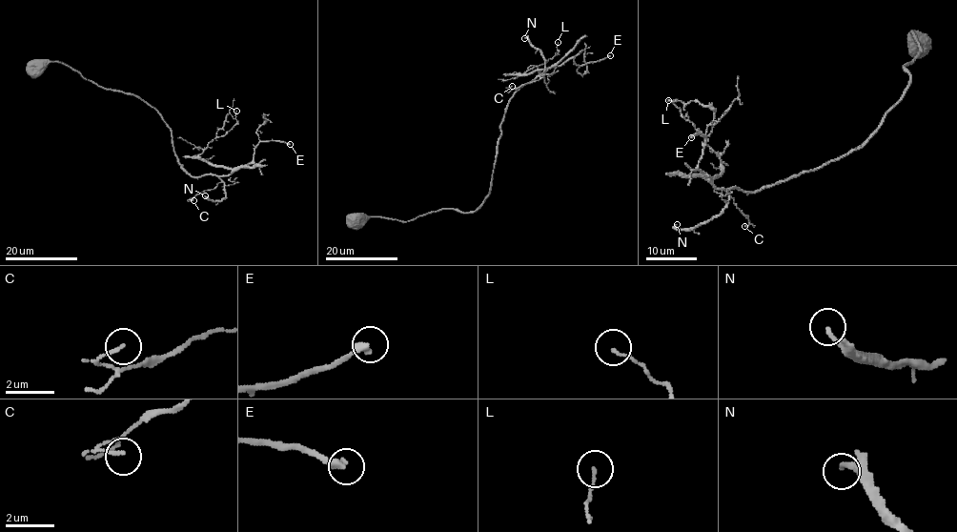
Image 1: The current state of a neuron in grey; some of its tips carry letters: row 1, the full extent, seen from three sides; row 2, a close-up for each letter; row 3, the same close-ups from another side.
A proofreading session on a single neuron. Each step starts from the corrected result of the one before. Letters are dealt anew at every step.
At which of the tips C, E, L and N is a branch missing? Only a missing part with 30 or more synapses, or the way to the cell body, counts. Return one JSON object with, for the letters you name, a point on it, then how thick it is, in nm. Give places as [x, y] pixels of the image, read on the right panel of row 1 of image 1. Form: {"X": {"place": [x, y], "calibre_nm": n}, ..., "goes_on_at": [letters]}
{"goes_on_at": []}

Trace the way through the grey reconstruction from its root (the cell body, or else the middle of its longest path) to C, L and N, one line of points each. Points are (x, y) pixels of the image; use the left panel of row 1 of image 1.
C: (36, 69), (62, 62), (151, 105), (171, 130), (178, 162), (193, 177), (214, 174), (221, 180), (193, 200)
L: (36, 69), (62, 62), (139, 96), (193, 177), (232, 172), (199, 155), (237, 123), (236, 111)
N: (36, 69), (62, 62), (104, 88), (139, 96), (171, 130), (186, 172), (223, 182), (219, 201), (205, 195)

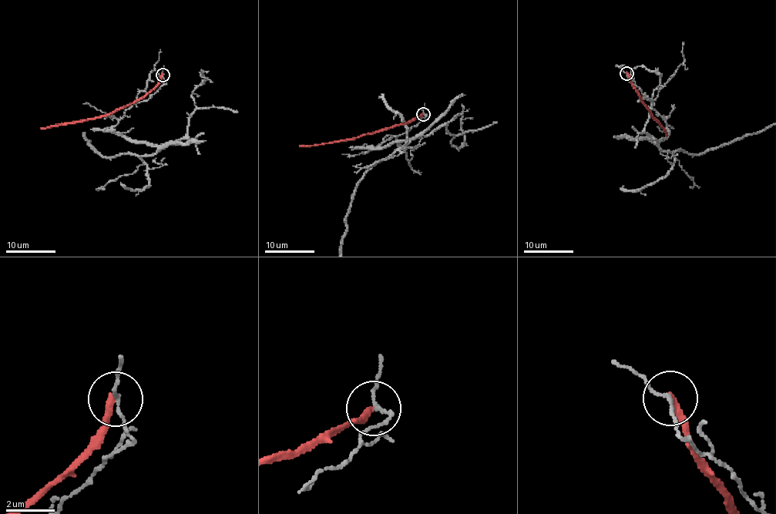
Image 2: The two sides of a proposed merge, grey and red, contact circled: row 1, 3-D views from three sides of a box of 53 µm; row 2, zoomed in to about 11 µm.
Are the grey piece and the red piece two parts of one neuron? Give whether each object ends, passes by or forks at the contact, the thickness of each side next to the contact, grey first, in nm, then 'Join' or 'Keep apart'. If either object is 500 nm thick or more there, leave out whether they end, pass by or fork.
At the ring grey passes by. At the ring red ends. Thickness 120 nm (grey) against 280 nm. Keep apart

